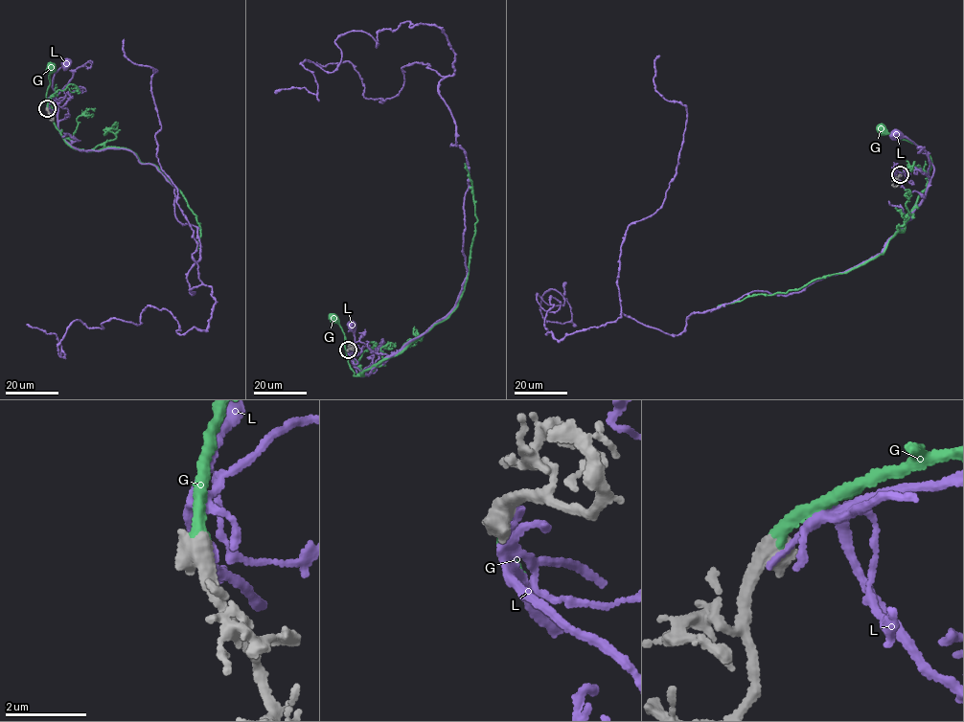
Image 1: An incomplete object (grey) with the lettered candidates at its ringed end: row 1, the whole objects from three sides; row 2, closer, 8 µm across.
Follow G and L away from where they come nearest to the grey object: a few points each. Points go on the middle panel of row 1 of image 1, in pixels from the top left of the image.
G: (348, 349), (360, 370), (355, 376), (346, 352), (344, 333), (338, 320), (333, 316)
L: (348, 349), (352, 363), (363, 376), (357, 373), (354, 364), (352, 326)

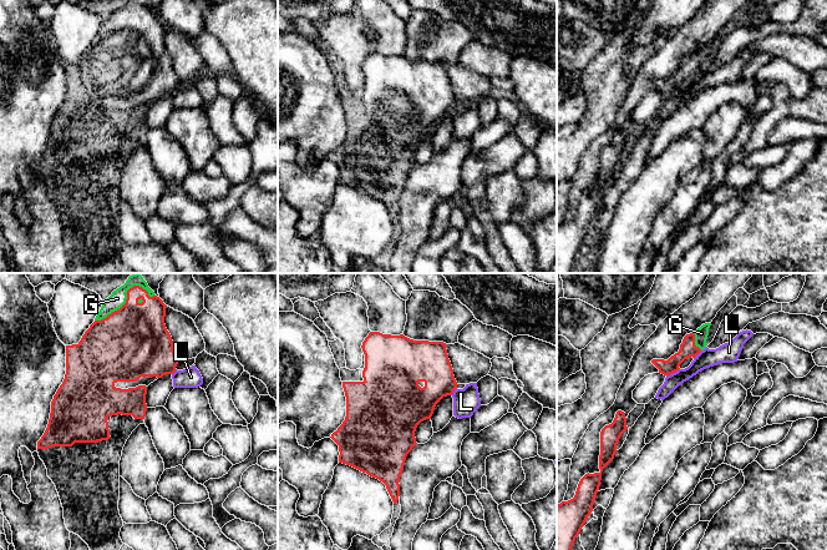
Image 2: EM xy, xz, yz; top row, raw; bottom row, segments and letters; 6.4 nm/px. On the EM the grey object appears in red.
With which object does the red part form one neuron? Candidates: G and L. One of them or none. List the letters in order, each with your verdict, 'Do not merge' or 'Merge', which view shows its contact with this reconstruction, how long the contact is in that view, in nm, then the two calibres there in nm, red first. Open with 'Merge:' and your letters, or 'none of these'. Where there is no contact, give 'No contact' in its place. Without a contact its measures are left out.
Merge: G
G: Merge. Touches red in xy. Shared border 420 nm. Thickness 400 nm (red) against 100 nm
L: Do not merge. Touches red in yz. Shared border 110 nm. Thickness 110 nm (red) against 120 nm

